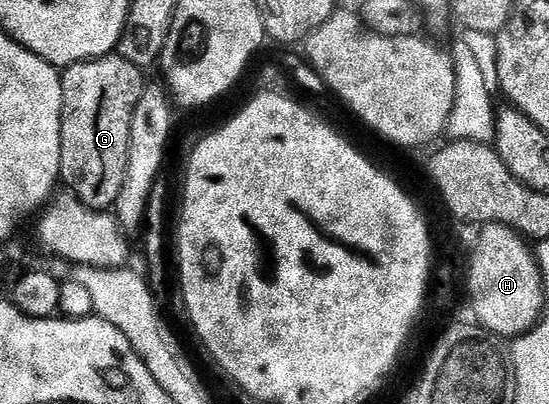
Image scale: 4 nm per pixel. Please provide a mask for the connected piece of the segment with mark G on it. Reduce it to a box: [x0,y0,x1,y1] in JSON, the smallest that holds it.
[60,54,147,212]

